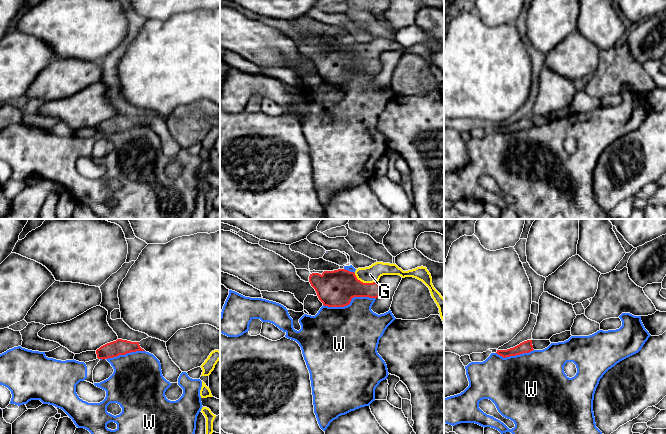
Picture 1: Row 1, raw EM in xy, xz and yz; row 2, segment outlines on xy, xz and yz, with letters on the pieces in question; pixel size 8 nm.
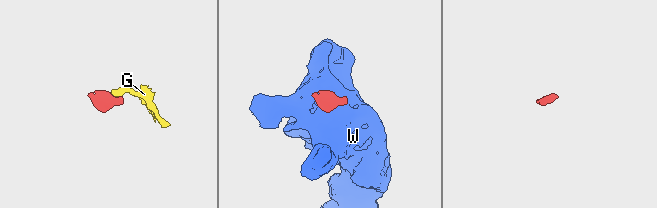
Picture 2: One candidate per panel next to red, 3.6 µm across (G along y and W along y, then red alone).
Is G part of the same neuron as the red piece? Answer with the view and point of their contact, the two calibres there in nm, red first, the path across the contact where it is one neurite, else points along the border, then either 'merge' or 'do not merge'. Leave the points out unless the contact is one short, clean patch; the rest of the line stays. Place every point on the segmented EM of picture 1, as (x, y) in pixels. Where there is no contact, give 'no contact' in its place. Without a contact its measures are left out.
xz (365, 283) | 300/130 nm | across xz (336, 288), (341, 285), (365, 283), (370, 274) | merge

